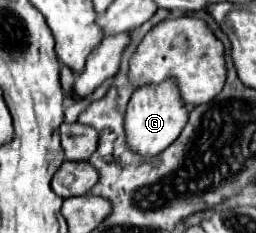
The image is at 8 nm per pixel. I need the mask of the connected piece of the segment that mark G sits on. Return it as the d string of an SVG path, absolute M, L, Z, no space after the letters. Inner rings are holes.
M164 82L164 86L144 86L144 90L134 90L124 118L126 144L132 152L142 158L154 158L164 152L182 132L184 122L188 120L188 110L180 98L176 98L176 90Z

